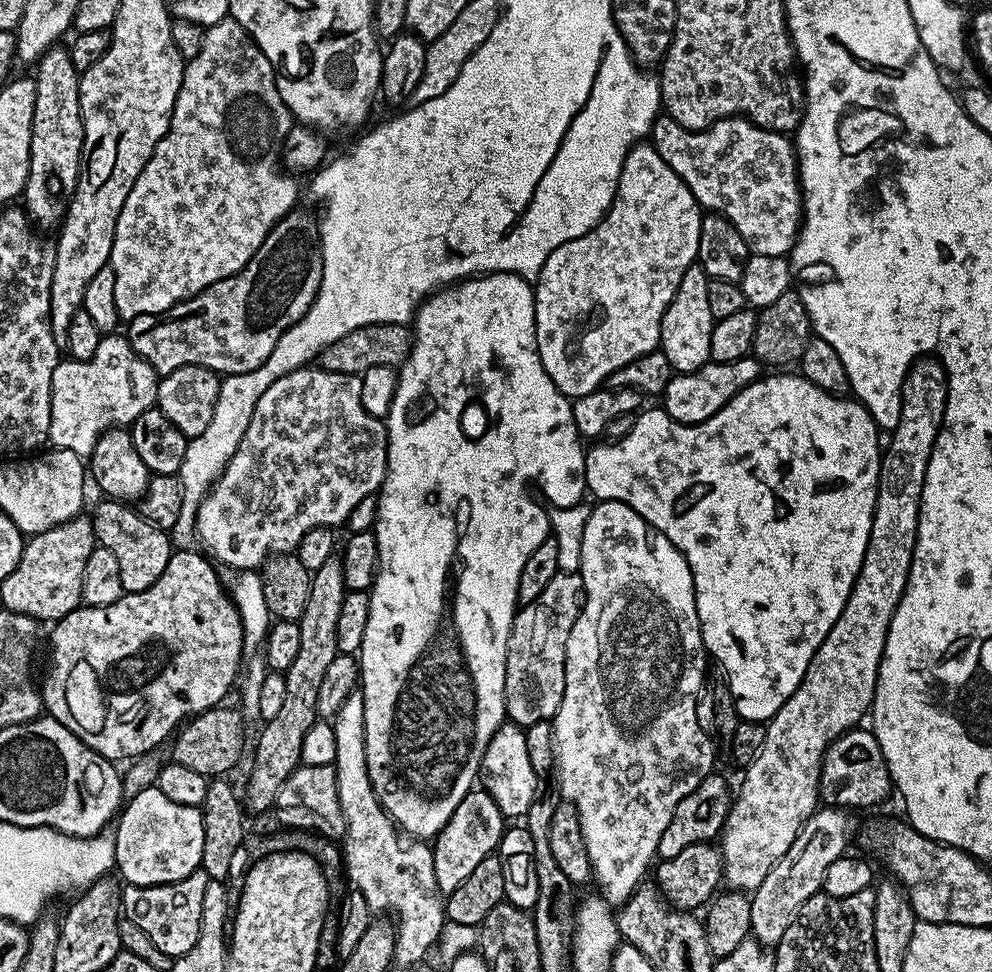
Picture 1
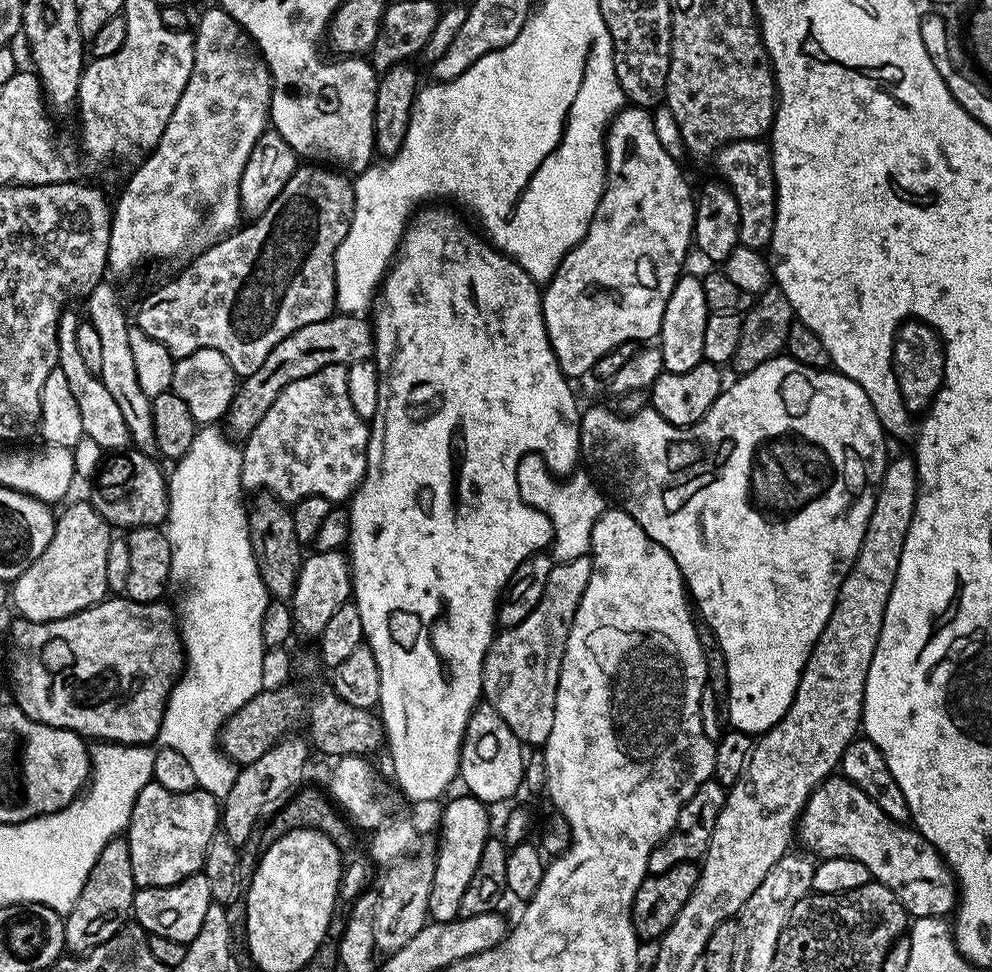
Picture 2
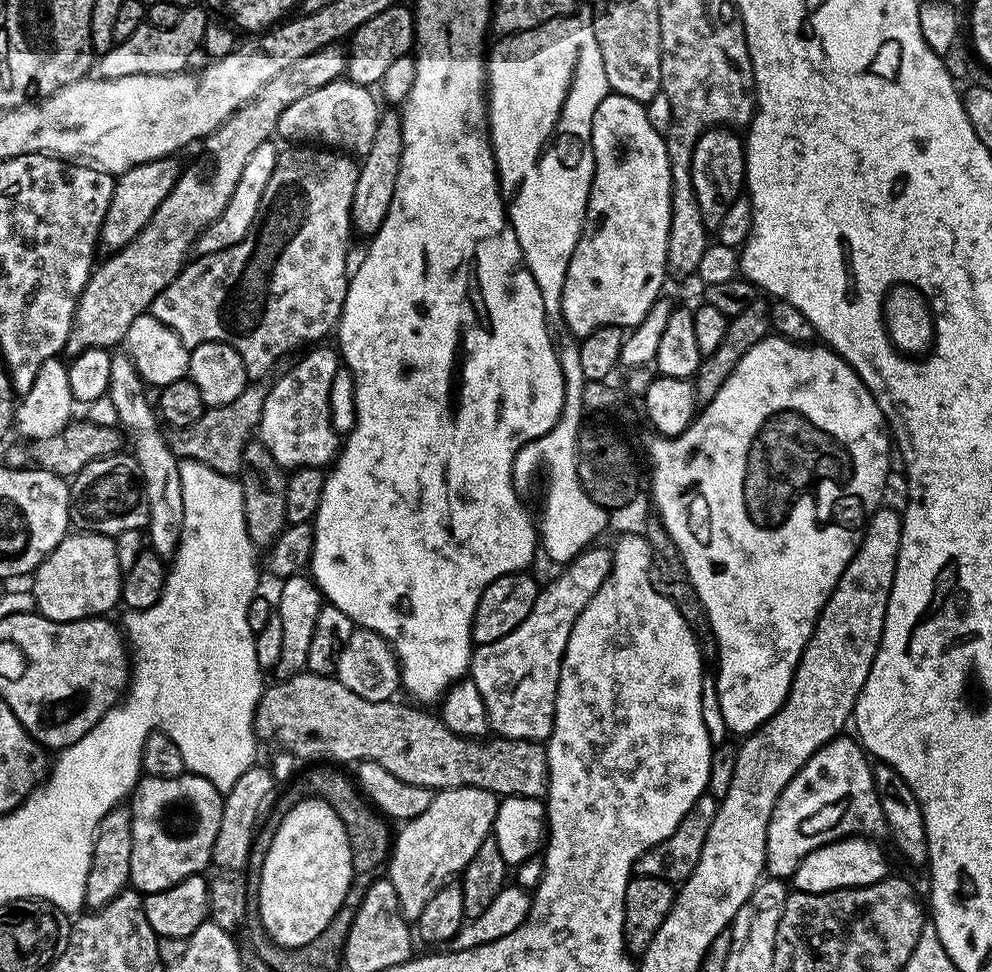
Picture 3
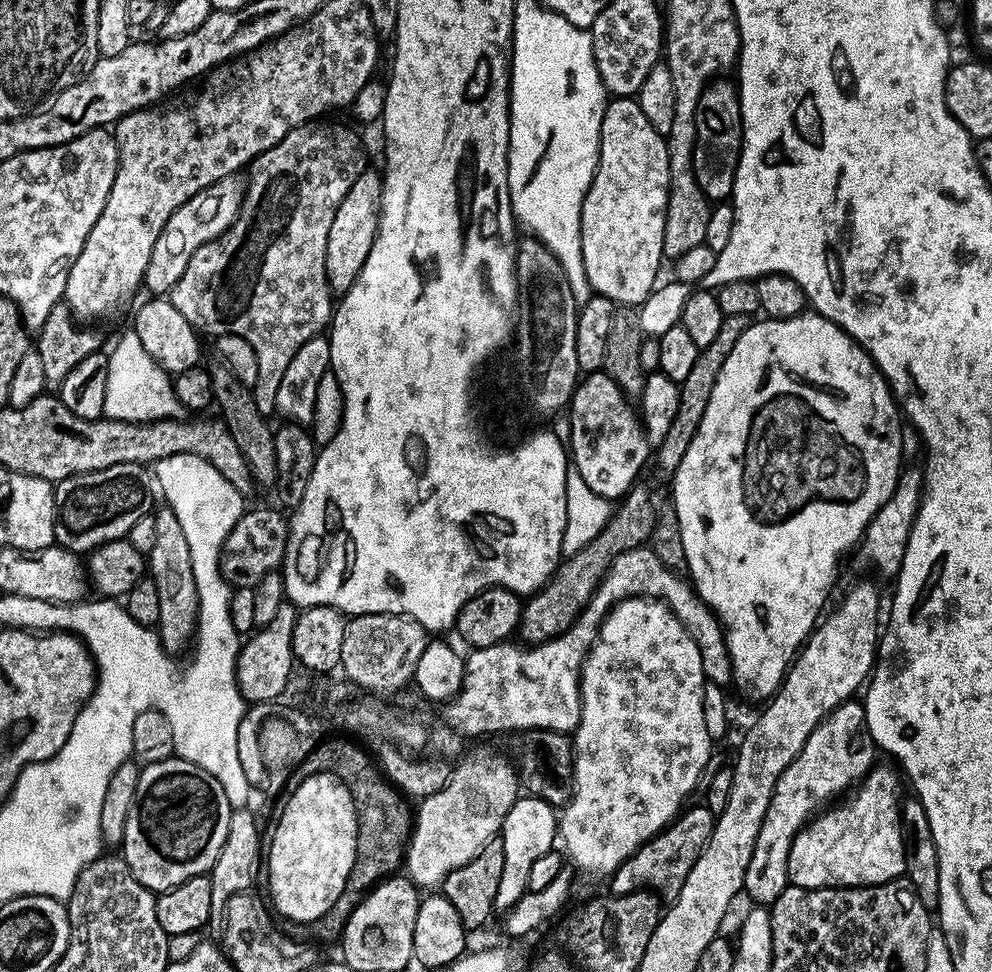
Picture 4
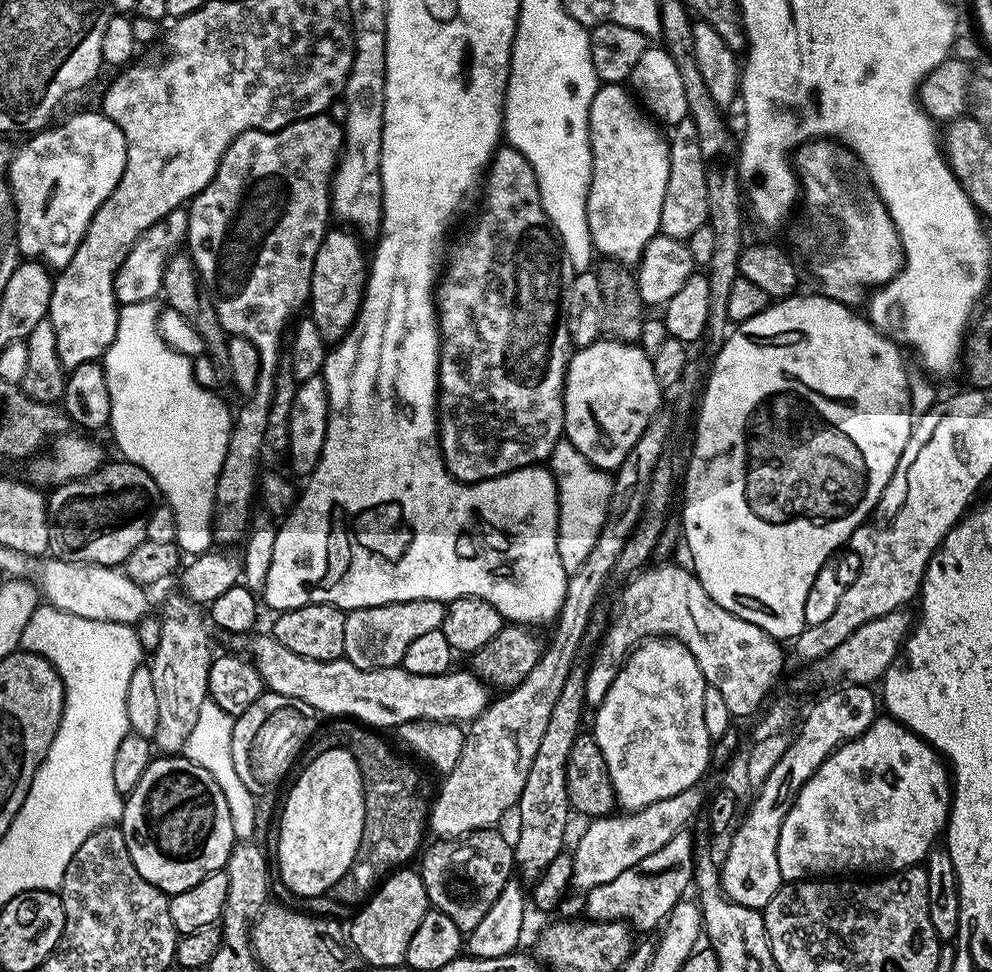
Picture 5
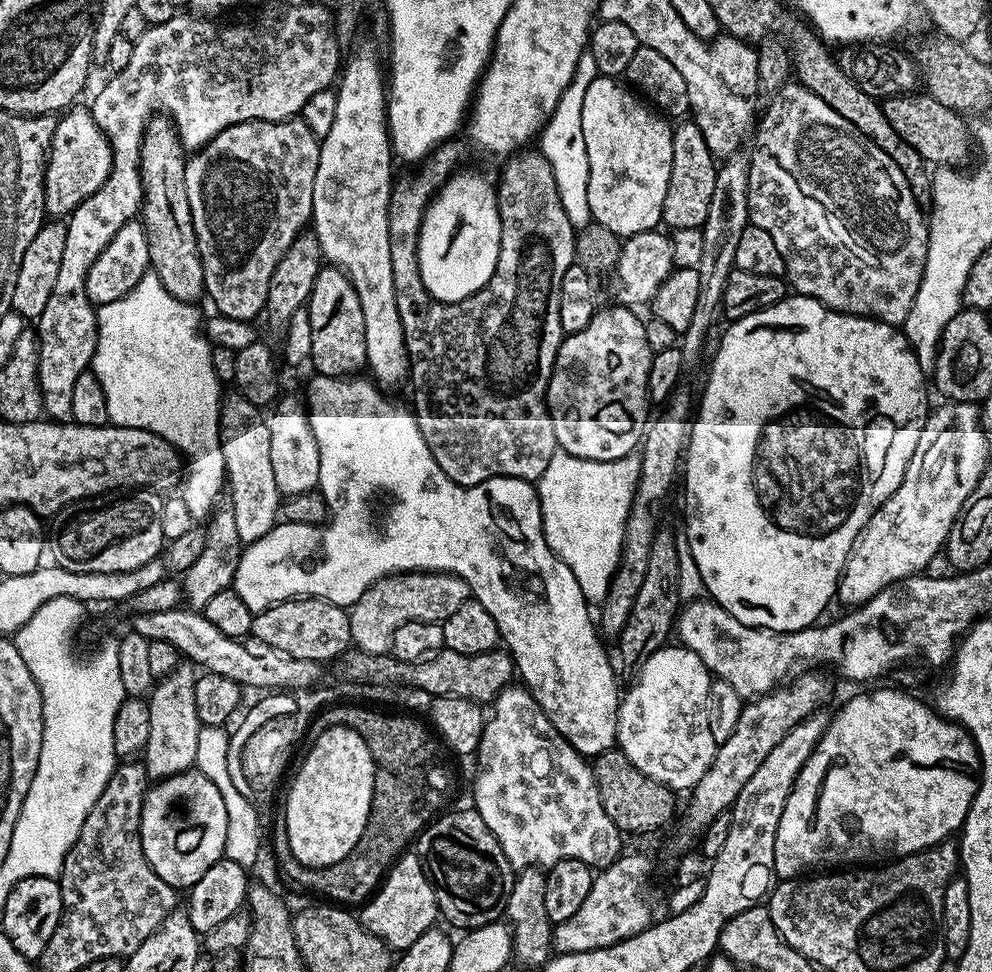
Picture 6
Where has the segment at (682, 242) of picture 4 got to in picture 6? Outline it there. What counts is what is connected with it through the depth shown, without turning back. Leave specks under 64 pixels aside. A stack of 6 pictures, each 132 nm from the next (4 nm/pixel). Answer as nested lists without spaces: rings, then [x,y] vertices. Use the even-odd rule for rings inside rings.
[[[677,123],[672,130],[670,182],[666,186],[666,202],[662,206],[662,220],[665,225],[668,223],[669,229],[703,227],[709,213],[710,198],[713,197],[717,169],[717,157],[713,156],[710,146],[706,146],[706,138],[696,123]]]

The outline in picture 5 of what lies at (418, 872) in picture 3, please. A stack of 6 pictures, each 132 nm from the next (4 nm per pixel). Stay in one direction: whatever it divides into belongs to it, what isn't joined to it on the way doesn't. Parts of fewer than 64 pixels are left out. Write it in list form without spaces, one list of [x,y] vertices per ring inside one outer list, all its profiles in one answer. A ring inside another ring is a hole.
[[[661,410],[656,413],[646,430],[642,430],[642,438],[634,442],[630,454],[626,454],[619,468],[615,469],[606,522],[602,522],[600,537],[598,542],[594,542],[594,550],[590,550],[586,562],[582,562],[582,566],[569,575],[566,598],[554,624],[556,633],[552,636],[552,642],[550,640],[547,643],[542,658],[534,670],[526,674],[521,684],[497,695],[500,697],[497,700],[495,697],[488,709],[471,721],[464,737],[462,758],[458,758],[458,766],[454,766],[454,770],[443,777],[444,785],[436,801],[433,799],[430,804],[430,828],[437,832],[437,837],[459,838],[470,832],[478,832],[481,828],[499,825],[504,811],[519,801],[522,786],[526,786],[526,774],[534,762],[534,754],[538,754],[538,746],[542,746],[542,734],[546,734],[546,722],[550,722],[554,702],[558,702],[558,694],[562,694],[562,686],[574,670],[575,664],[572,663],[580,652],[580,644],[585,643],[584,635],[592,611],[601,603],[600,595],[608,584],[608,572],[609,576],[615,573],[618,558],[624,553],[624,543],[644,513],[654,466],[665,459],[664,443],[674,425],[673,417],[669,413],[668,417],[666,412]]]

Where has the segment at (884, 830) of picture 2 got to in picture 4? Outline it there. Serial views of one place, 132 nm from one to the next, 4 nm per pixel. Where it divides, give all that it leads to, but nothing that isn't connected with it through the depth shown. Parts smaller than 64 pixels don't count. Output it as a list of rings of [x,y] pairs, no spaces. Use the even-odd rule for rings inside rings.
[[[855,699],[839,704],[812,731],[810,738],[806,738],[806,746],[802,746],[798,758],[794,758],[794,762],[790,762],[790,766],[782,770],[774,786],[766,818],[762,818],[762,830],[758,830],[754,854],[744,875],[743,891],[746,896],[748,892],[752,902],[760,906],[770,906],[779,898],[782,890],[790,887],[788,859],[790,846],[796,835],[809,820],[859,784],[877,760],[878,749],[868,733],[864,705]]]

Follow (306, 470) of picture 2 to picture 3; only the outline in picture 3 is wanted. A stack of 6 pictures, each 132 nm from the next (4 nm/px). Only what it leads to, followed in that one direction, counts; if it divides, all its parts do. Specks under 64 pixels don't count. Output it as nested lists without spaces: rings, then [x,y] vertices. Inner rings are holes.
[[[324,346],[309,347],[303,353],[305,356],[285,376],[277,378],[276,385],[271,385],[268,388],[266,402],[262,406],[258,438],[264,443],[266,450],[270,450],[270,454],[274,454],[274,462],[281,464],[285,470],[298,468],[323,469],[335,461],[342,447],[341,437],[334,430],[330,420],[330,382],[334,382],[334,374],[342,367],[342,361],[335,347],[320,347]]]

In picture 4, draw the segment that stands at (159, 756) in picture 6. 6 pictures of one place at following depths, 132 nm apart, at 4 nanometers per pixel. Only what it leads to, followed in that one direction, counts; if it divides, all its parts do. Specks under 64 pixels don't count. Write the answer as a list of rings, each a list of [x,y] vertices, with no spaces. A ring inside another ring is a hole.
[[[160,506],[155,509],[154,515],[158,531],[154,550],[146,553],[146,568],[154,586],[158,586],[160,640],[167,652],[177,654],[184,647],[187,649],[196,635],[196,619],[200,613],[198,586],[194,582],[194,566],[190,563],[190,545],[186,543],[186,533],[178,522],[178,514],[174,514],[170,507]]]

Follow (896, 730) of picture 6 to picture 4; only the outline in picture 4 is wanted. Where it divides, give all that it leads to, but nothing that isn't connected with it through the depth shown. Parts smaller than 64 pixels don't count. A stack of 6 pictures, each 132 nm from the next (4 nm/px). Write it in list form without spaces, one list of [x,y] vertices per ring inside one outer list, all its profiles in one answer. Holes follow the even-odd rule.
[[[877,763],[855,785],[851,795],[833,803],[801,828],[790,846],[788,859],[788,878],[795,887],[867,886],[899,880],[905,875],[900,825],[902,776],[888,764]]]

